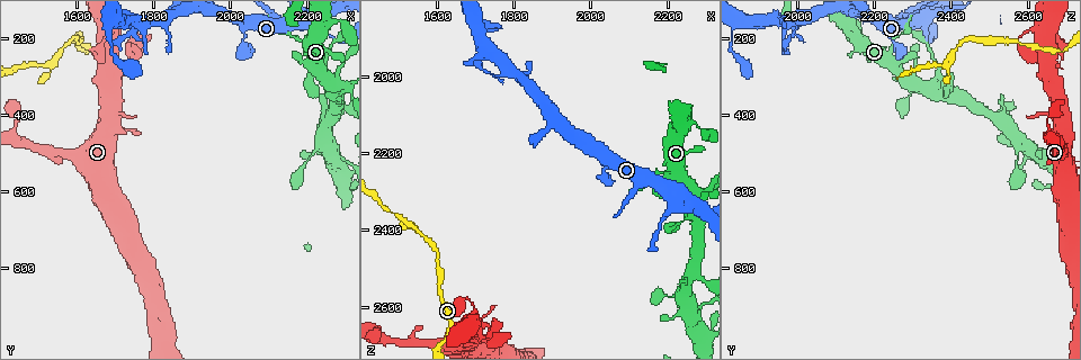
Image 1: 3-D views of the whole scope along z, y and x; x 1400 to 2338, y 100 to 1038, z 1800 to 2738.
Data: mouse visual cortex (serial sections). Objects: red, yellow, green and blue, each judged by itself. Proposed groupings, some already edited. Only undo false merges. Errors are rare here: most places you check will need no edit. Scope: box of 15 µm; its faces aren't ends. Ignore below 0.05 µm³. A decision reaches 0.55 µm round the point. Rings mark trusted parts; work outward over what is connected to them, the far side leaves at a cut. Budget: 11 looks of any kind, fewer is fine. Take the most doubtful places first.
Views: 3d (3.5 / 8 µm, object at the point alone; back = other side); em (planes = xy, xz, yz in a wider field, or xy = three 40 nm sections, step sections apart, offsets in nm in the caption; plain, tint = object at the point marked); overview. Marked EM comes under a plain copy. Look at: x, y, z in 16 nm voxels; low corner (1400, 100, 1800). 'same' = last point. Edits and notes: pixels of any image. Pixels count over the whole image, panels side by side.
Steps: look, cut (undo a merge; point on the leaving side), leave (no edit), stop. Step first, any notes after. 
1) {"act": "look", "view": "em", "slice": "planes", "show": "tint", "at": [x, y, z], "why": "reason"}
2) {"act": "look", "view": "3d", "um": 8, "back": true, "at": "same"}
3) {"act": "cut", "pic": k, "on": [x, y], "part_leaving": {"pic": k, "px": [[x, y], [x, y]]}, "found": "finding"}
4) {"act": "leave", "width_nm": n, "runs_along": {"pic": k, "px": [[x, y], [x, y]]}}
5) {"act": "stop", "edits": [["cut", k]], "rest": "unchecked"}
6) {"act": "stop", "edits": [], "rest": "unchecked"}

{"act": "look", "view": "3d", "um": 3.5, "at": [1540, 260, 2390], "why": "branch point"}

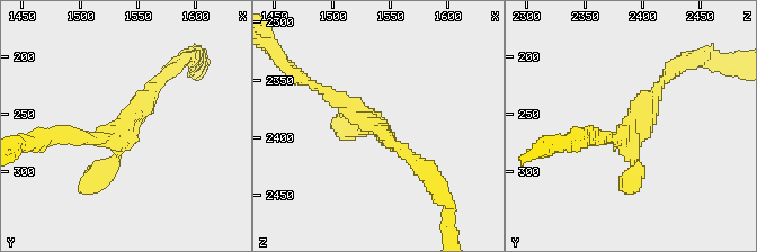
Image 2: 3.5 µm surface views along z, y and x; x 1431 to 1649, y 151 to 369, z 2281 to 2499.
{"act": "look", "view": "em", "slice": "xy", "step": 2, "show": "tint", "at": [1544, 254, 2394]}

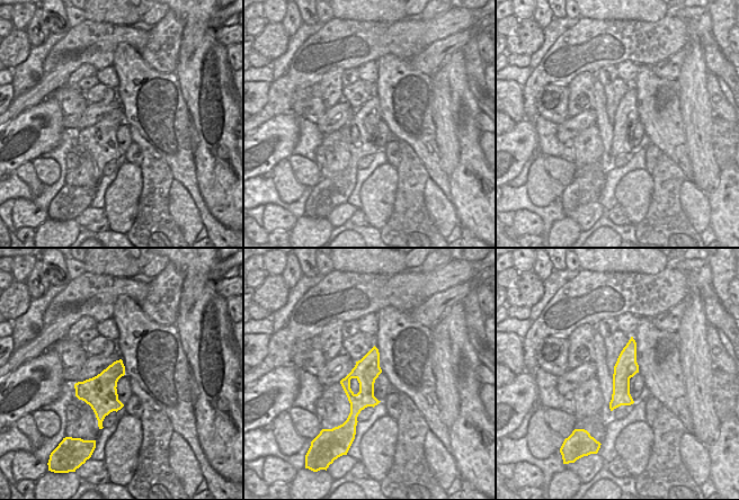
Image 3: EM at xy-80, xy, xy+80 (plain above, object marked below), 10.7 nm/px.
{"act": "leave", "runs_along": {"pic": 2, "px": [[426, 170], [377, 124], [326, 90]]}, "found": "one cell here"}

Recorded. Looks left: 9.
{"act": "look", "view": "3d", "um": 3.5, "at": [2265, 410, 2520], "why": "branch point"}

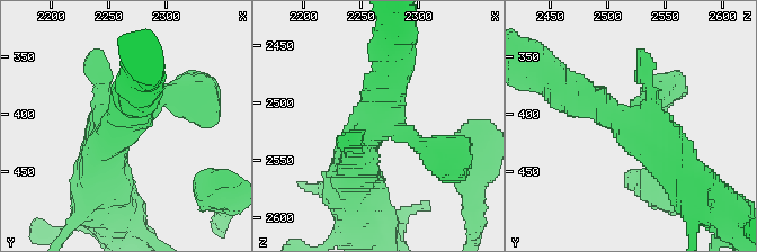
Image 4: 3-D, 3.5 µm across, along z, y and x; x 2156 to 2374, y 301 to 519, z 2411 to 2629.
{"act": "look", "view": "em", "slice": "xy", "step": 1, "show": "tint", "at": [2260, 408, 2518]}

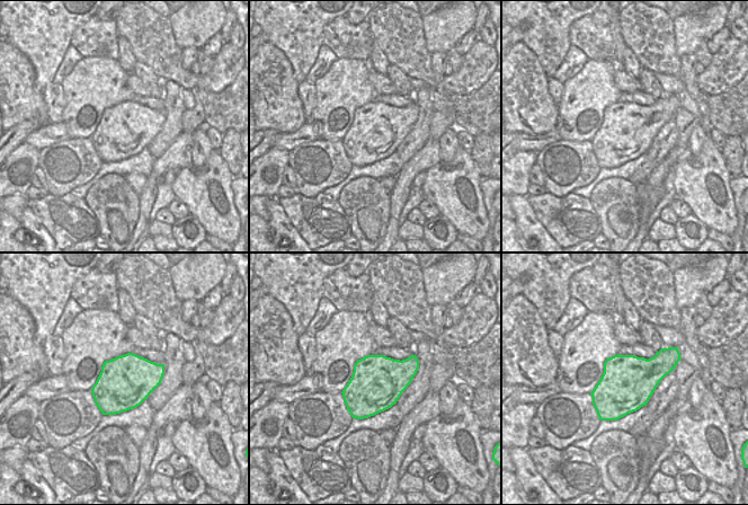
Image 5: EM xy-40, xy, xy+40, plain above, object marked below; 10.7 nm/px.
{"act": "leave", "runs_along": {"pic": 4, "px": [[568, 91], [658, 143], [680, 171]]}, "found": "continuous, no second cell"}

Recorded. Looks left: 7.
{"act": "look", "view": "3d", "um": 3.5, "at": [1755, 225, 2690], "why": "abrupt turn"}

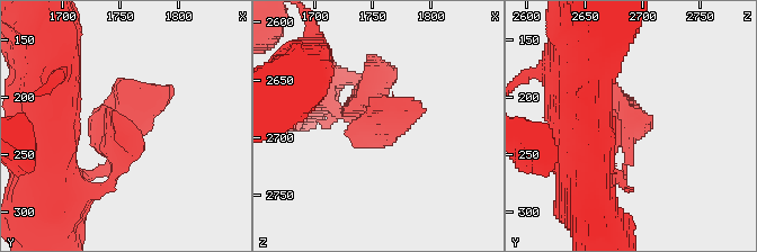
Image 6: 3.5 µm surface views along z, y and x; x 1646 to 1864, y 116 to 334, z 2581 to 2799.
{"act": "look", "view": "em", "slice": "planes", "show": "tint", "at": [1754, 230, 2688], "why": "need the tissue"}

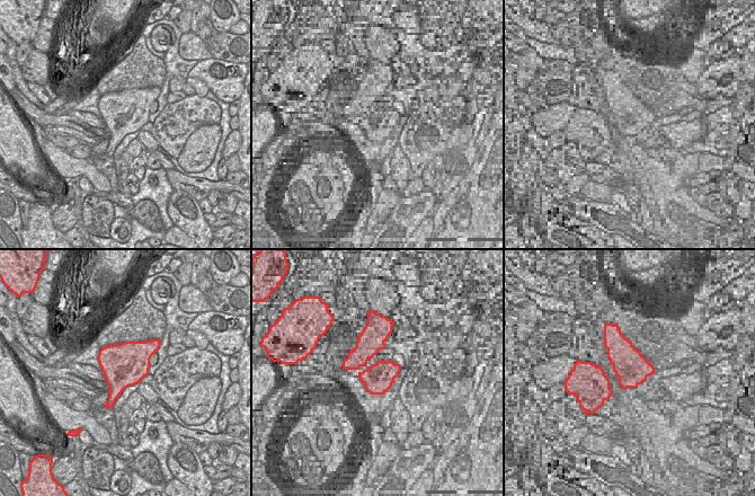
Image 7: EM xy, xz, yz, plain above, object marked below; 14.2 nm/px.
{"act": "leave", "runs_along": {"pic": 6, "px": [[109, 180], [109, 138], [171, 90]]}, "found": "all the same cell"}

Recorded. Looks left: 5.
{"act": "look", "view": "3d", "um": 8, "at": [2275, 500, 2600], "why": "branch point"}

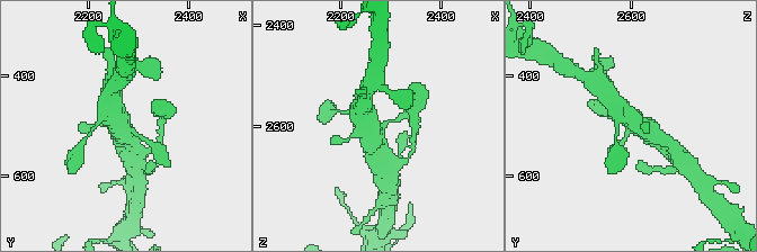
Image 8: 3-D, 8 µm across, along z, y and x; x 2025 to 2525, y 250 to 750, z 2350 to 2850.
{"act": "look", "view": "3d", "um": 3.5, "at": [2275, 495, 2600], "why": "closer look"}

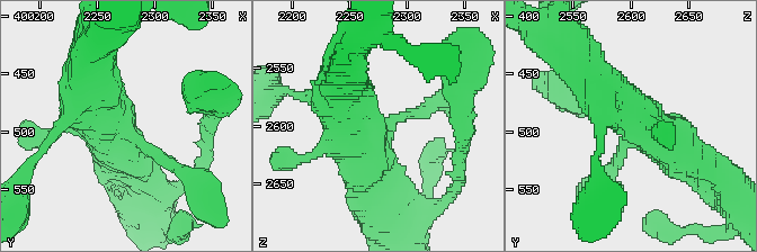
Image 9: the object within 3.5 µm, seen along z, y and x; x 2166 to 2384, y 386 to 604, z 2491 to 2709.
{"act": "leave", "runs_along": {"pic": 9, "px": [[591, 80], [701, 167]]}, "found": "all the same cell"}

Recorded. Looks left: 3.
{"act": "stop", "edits": [], "rest": "unchecked"}

